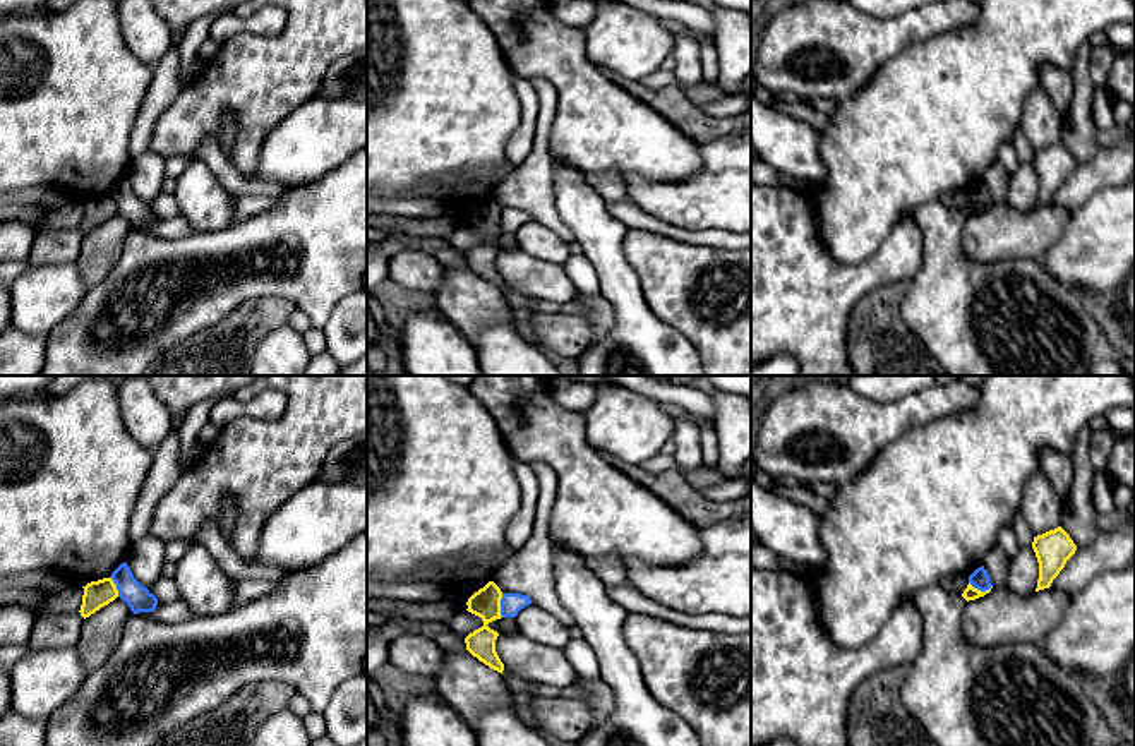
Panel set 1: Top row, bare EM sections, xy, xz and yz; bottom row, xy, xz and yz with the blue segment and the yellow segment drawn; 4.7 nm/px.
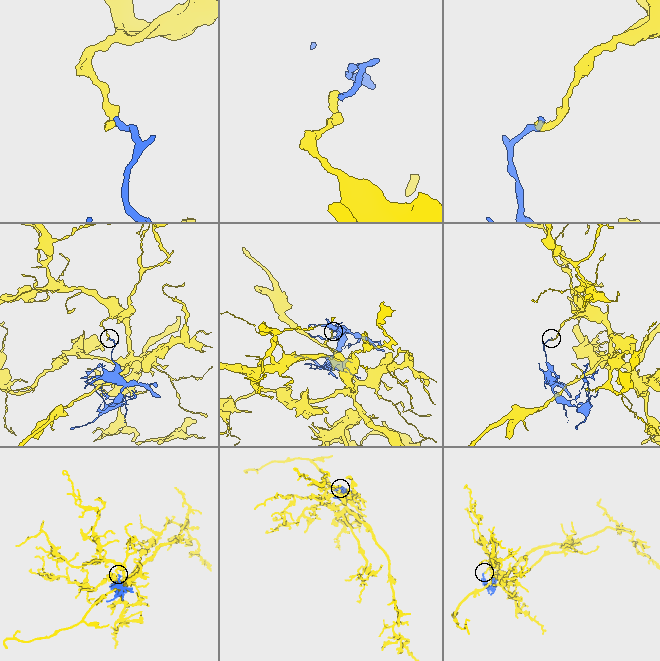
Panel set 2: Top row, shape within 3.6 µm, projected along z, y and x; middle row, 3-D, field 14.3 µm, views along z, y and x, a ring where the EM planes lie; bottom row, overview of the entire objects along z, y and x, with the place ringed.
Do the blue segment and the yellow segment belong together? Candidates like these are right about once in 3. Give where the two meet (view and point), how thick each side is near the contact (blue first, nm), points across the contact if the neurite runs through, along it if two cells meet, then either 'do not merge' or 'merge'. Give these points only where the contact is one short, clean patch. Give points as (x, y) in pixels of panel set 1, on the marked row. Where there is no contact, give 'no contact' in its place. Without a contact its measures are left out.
meets blue in xz at (501, 606); 100 nm thick on the blue side, 140 nm on the other; border along xz (503, 594), (501, 616); do not merge

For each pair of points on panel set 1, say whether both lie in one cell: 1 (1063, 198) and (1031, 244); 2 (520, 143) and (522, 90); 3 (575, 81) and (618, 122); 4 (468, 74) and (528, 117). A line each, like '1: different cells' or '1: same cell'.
1: different cells
2: same cell
3: same cell
4: different cells

